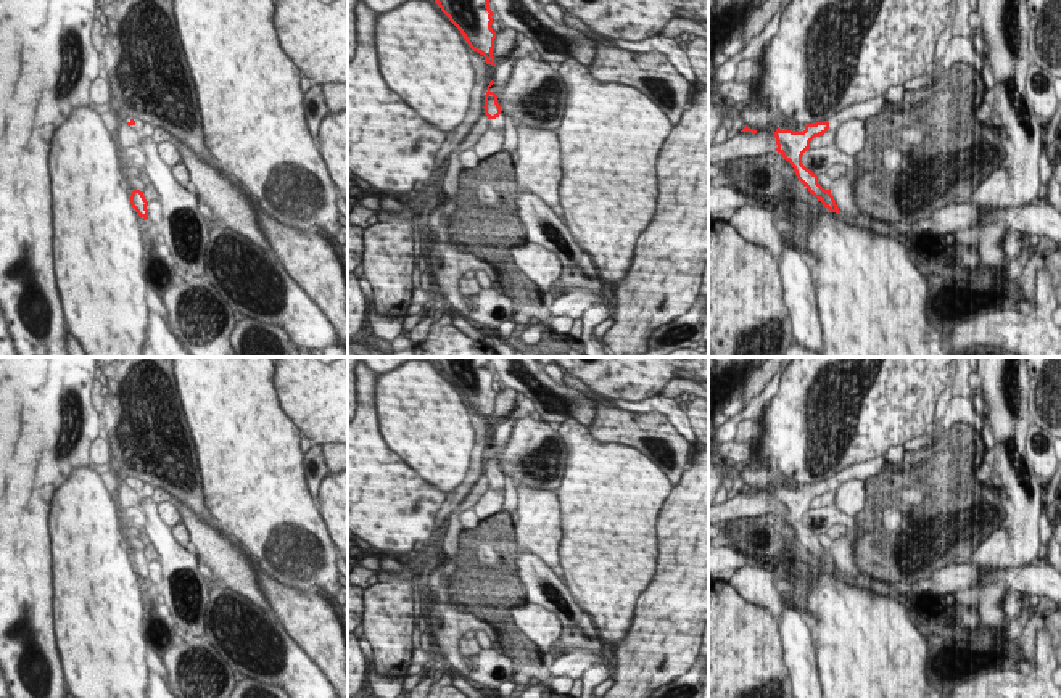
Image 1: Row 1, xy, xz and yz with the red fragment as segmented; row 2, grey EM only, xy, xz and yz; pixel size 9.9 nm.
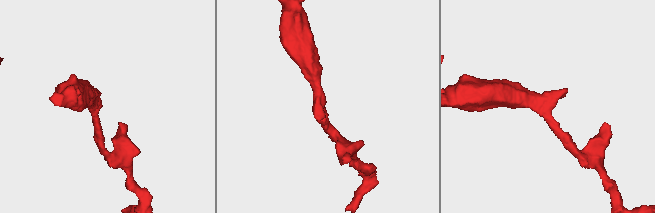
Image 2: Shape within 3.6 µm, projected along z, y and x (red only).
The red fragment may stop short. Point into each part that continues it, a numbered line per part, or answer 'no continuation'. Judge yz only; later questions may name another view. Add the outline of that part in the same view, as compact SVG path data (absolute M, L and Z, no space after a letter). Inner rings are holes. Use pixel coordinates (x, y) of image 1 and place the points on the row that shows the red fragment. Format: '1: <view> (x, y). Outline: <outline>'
1: yz (860, 111). Outline: M884 96L868 100L865 103L855 103L850 108L837 113L829 122L829 133L836 133L839 127L852 119L866 121L871 116L884 114L894 109L894 103L889 103Z

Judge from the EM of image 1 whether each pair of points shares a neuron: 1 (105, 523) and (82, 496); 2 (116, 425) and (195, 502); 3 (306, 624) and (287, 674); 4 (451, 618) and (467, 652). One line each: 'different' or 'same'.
1: same
2: same
3: different
4: different

